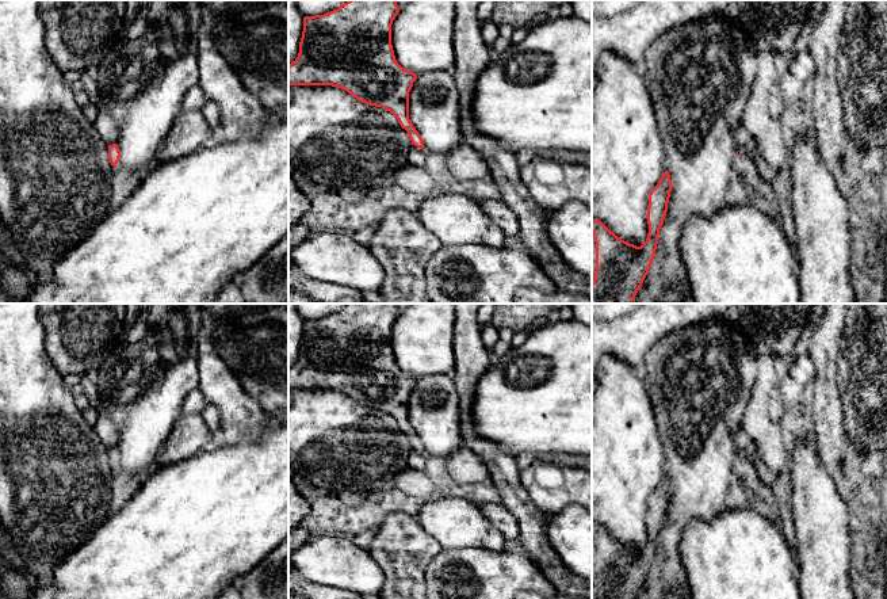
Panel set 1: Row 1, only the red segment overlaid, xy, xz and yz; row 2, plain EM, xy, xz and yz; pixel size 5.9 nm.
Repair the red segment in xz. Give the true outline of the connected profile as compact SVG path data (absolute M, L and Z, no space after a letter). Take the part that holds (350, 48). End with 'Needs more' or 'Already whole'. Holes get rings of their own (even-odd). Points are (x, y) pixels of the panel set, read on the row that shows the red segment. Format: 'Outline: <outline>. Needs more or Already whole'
Outline: M348 0L324 15L305 16L298 57L288 65L288 85L332 85L370 106L390 111L409 134L412 145L424 142L409 119L409 92L417 75L404 69L391 45L397 0Z. Already whole

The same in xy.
Outline: M116 144L108 145L108 159L112 172L122 172L121 152Z. Needs more

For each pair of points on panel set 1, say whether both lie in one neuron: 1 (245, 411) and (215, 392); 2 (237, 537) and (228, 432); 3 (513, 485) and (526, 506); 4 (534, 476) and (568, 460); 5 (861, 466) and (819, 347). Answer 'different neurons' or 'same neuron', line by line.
1: same neuron
2: different neurons
3: same neuron
4: different neurons
5: same neuron

